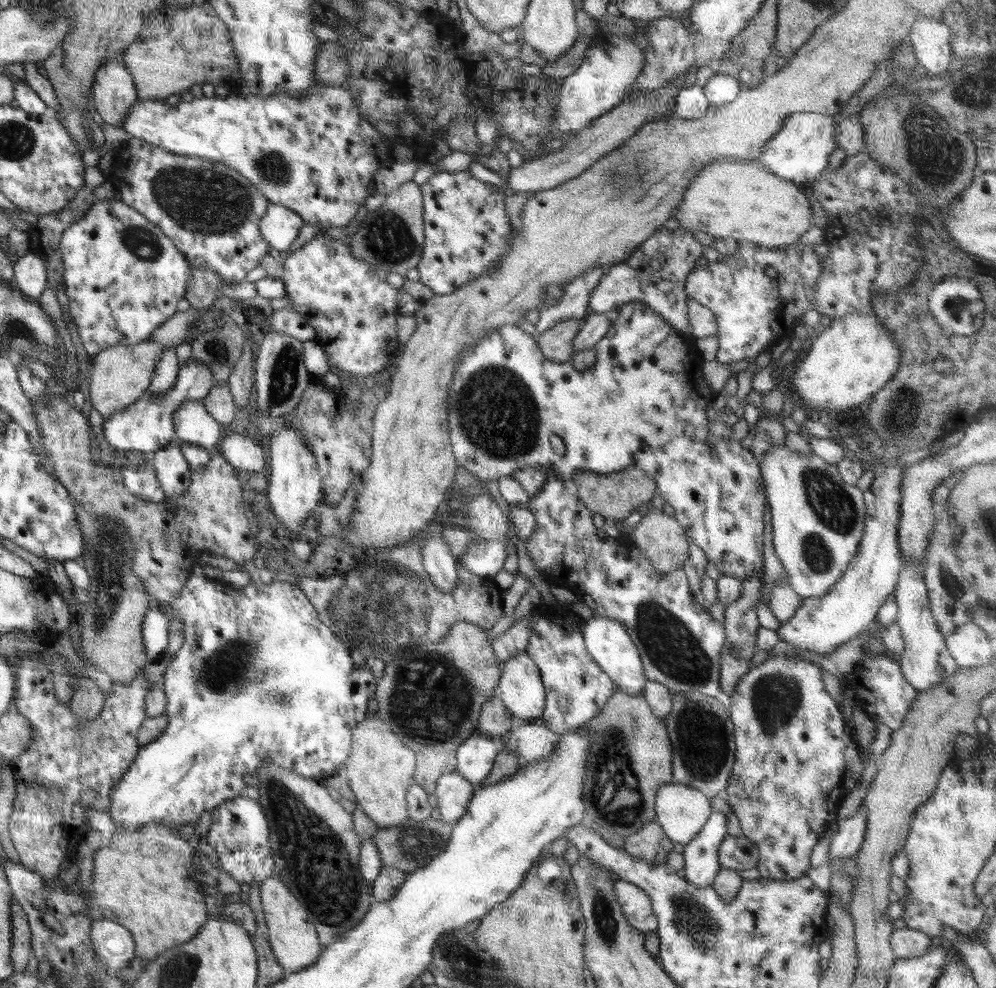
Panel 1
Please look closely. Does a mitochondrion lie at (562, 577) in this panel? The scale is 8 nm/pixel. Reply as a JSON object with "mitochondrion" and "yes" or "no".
{"mitochondrion":"no"}

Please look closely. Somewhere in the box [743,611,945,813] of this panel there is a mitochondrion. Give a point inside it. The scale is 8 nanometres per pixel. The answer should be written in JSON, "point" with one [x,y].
{"point":[775,697]}

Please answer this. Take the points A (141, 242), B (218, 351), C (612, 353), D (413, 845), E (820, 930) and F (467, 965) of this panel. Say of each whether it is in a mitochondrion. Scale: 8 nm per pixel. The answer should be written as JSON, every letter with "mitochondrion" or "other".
{"A":"mitochondrion","B":"mitochondrion","C":"other","D":"mitochondrion","E":"other","F":"mitochondrion"}

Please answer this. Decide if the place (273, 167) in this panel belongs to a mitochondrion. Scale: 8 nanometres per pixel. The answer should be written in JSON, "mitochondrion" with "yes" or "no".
{"mitochondrion":"yes"}

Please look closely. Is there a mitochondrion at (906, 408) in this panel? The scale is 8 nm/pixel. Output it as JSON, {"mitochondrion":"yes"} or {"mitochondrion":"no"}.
{"mitochondrion":"yes"}

